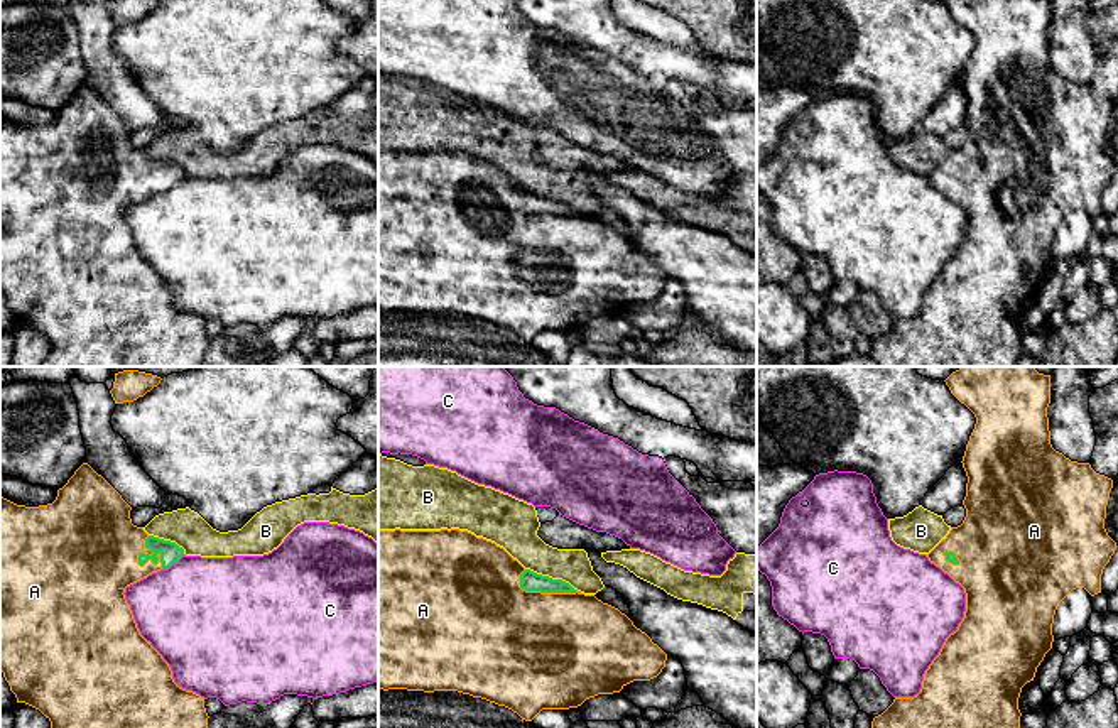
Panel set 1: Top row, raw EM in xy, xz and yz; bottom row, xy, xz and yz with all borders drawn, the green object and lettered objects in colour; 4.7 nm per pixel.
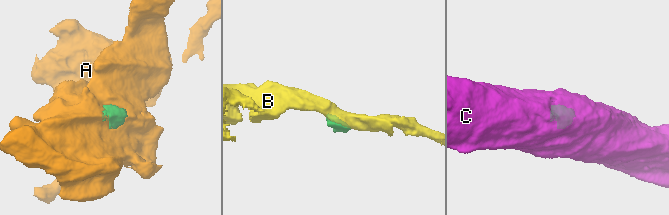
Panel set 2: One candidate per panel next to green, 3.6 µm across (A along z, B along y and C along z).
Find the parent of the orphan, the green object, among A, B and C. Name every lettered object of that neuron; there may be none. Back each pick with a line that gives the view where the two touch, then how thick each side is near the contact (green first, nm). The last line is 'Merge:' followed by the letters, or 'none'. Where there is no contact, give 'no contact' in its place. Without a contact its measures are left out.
A: meets green in xy; 100 nm thick on the green side, 380 nm on the other
Merge: A

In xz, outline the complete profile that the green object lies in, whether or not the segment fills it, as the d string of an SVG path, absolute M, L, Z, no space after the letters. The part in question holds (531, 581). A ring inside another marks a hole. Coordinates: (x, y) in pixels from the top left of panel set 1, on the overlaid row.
M459 529L378 532L378 689L458 691L532 721L542 709L578 708L633 681L650 681L665 660L667 654L618 608L525 569L491 541Z

